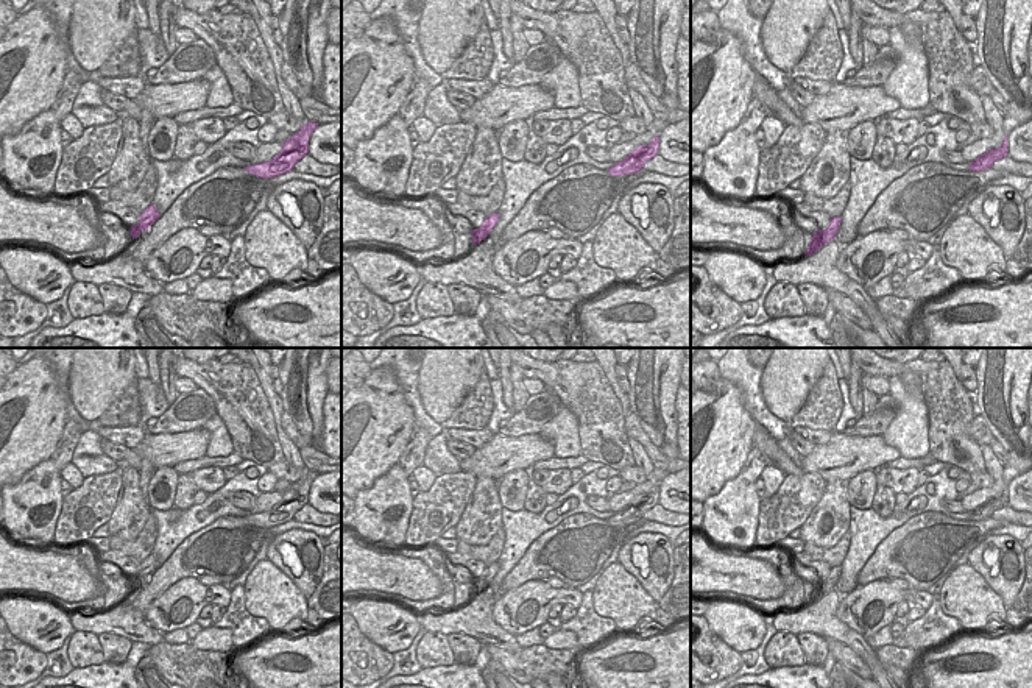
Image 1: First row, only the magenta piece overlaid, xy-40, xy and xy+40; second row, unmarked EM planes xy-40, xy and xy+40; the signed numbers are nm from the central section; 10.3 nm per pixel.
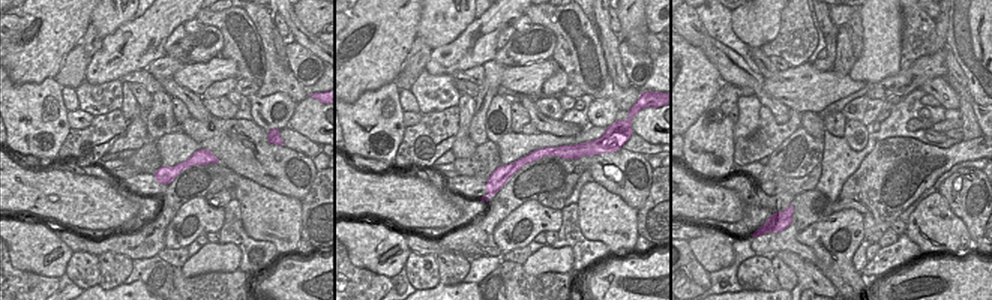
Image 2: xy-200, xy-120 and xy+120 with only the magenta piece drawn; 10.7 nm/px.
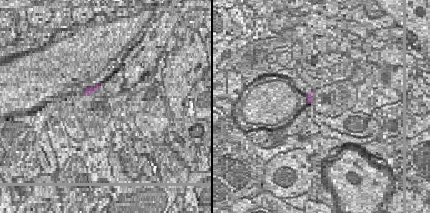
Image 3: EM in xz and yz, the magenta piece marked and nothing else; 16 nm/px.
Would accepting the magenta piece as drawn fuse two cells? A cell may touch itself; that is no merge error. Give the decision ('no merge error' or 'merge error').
no merge error

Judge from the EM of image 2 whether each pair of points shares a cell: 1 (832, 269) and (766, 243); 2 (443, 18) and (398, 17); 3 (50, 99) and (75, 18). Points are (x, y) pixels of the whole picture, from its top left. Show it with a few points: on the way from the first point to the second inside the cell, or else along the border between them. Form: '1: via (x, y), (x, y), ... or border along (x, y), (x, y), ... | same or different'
1: via (815, 260), (793, 245), (782, 243) | same
2: border along (422, 15), (416, 36) | different
3: border along (53, 77), (45, 77), (39, 83), (18, 84) | different

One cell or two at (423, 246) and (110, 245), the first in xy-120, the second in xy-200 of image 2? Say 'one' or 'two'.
two

